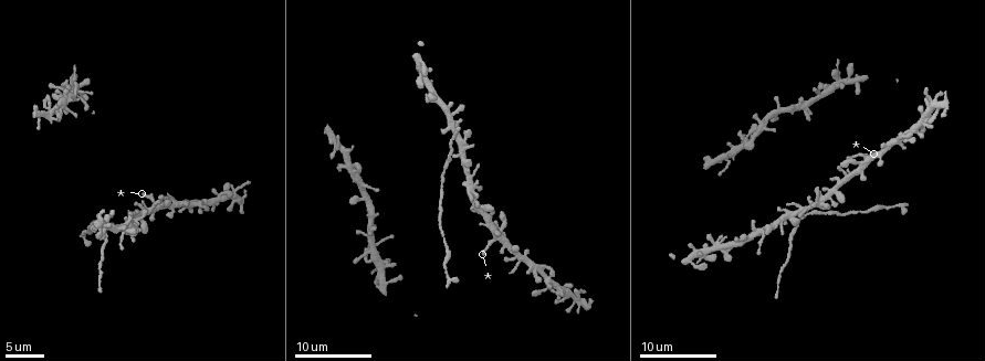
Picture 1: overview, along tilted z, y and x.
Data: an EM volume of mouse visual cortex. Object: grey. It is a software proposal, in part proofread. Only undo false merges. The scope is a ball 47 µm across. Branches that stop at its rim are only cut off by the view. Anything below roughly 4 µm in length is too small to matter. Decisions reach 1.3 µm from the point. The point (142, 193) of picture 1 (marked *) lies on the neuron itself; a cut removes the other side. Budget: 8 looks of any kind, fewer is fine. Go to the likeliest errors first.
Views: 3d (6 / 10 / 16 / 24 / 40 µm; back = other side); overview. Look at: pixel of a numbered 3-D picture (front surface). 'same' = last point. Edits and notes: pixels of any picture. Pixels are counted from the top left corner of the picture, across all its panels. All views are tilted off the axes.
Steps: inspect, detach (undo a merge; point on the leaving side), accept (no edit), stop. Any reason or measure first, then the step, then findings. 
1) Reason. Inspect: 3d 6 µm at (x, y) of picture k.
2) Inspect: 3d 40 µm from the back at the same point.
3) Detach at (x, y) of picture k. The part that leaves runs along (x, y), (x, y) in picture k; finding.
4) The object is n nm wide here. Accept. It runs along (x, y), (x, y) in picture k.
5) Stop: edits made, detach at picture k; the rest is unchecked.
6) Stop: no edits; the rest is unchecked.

Inspect: 3d 6 µm at (459, 154) of picture 1.

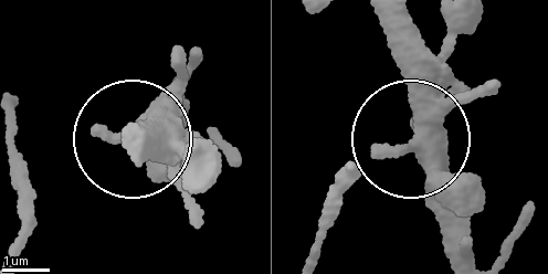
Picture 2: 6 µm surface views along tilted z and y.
The side arm is 18 µm long. Accept. One neuron here.

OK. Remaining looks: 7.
Inspect: 3d 10 µm at (862, 163) of picture 1.

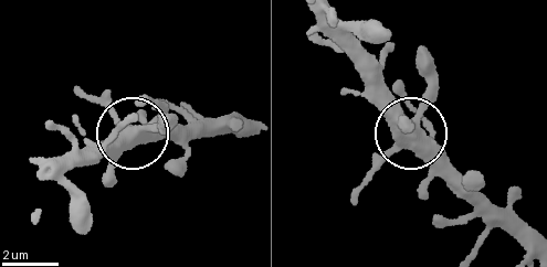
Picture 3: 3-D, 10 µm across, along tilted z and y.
4 arms meet here. Accept. All the same neuron.

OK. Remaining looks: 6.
Thick turns thin. Inspect: 3d 16 µm at (890, 142) of picture 1.

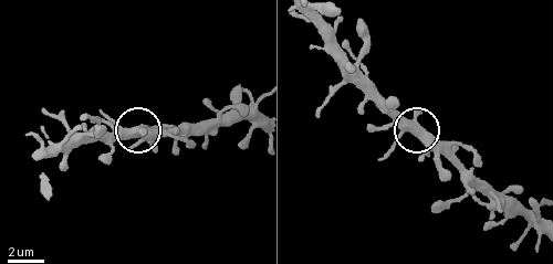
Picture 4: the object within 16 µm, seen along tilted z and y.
Accept. Continuous, no second neuron.

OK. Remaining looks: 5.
Thin neck. Inspect: 3d 16 µm at (439, 201) of picture 1.

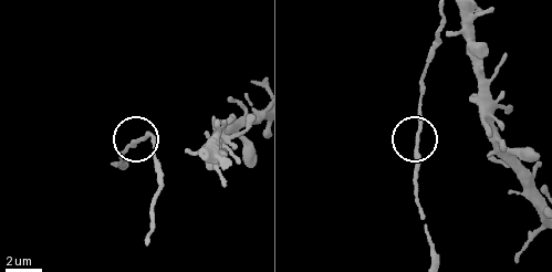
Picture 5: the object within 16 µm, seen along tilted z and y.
Inspect: 3d 6 µm at (139, 138) of picture 5.

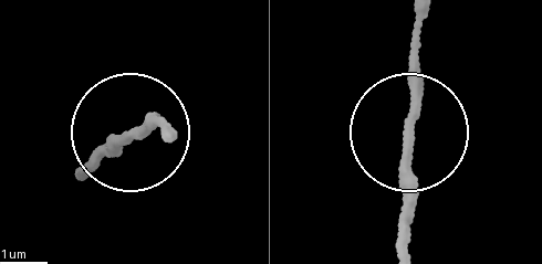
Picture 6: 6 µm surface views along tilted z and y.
The object is 210 nm wide here. Accept. It runs along (417, 20), (405, 244) in picture 6; one neuron here.

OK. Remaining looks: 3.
Stop: no edits; the rest is unchecked.

